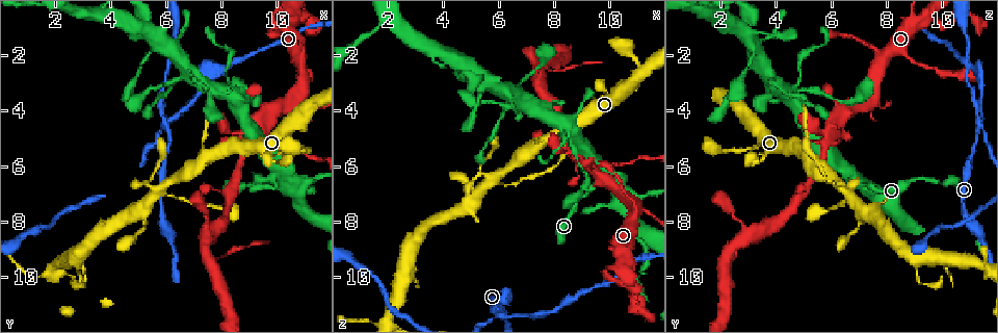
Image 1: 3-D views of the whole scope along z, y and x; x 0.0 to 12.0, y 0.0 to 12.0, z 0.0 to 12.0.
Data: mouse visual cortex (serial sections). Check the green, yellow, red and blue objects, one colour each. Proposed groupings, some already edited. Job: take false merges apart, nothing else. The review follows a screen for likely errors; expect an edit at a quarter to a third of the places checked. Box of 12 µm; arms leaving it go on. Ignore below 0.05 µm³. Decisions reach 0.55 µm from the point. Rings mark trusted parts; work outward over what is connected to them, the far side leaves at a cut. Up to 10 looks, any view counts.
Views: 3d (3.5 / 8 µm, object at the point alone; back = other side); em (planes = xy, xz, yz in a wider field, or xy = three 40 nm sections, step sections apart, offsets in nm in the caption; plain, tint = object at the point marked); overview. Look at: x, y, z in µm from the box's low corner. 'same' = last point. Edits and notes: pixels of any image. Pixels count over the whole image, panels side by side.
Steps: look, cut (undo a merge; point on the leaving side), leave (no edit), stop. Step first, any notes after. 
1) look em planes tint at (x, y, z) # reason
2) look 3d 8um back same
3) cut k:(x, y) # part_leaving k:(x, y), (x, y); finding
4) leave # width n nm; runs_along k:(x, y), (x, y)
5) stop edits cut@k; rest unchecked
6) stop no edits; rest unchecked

look 3d 3.5um at (5.9, 4.4, 11.3)

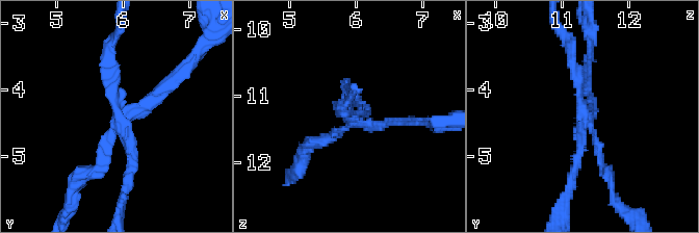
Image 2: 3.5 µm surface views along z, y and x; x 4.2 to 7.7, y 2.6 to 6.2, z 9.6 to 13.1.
look em xy step 5 tint at (5.90, 4.40, 11.35) # arms 4; arm_widths 150, 150, 150, 200 nm

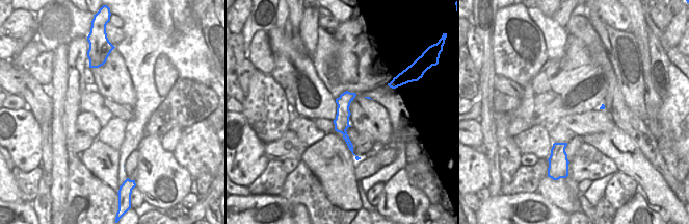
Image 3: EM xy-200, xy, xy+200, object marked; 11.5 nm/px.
cut 2:(160, 92) # width 170 nm; part_leaving 2:(124, 112), (137, 112), (198, 52); two cells meet here

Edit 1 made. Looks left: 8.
look overview

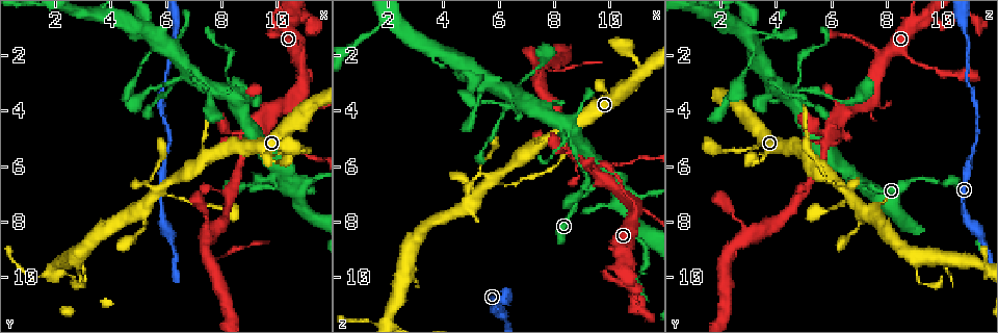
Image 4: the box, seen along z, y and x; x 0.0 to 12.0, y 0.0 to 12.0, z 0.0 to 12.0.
look 3d 3.5um at (10.0, 6.3, 6.7) # side arm on a straight run

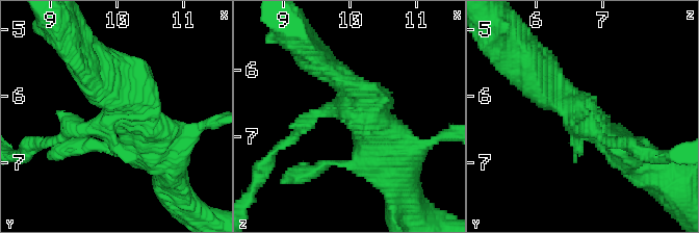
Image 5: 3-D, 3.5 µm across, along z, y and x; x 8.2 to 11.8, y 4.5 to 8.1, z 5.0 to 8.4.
look em planes tint at (10.00, 6.25, 6.60) # now the EM

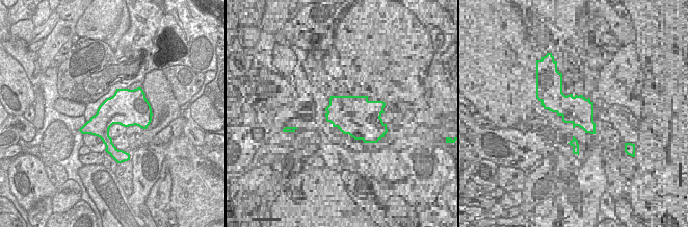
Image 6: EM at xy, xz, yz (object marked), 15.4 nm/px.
leave # width 550 nm; runs_along 5:(600, 136), (534, 69); one cell here

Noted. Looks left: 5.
look 3d 8um at (5.8, 6.9, 6.5) # abrupt turn

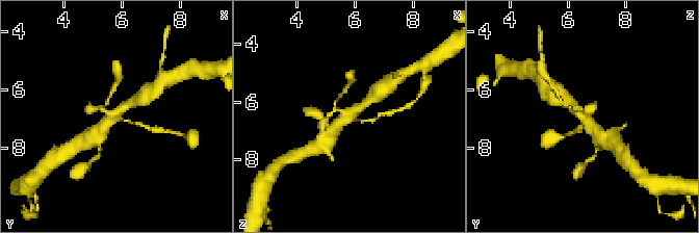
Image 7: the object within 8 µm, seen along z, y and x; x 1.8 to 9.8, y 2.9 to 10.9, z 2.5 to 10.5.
look em xy step 2 tint at (5.7, 6.9, 6.6)

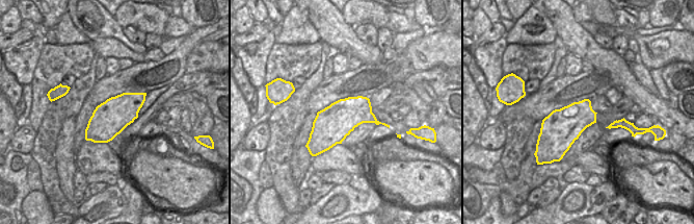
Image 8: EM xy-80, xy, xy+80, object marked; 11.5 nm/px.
leave # runs_along 7:(136, 98), (125, 104), (98, 135); all the same cell

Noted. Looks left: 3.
look 3d 3.5um at (8.5, 3.3, 4.7) # small branch off a trunk

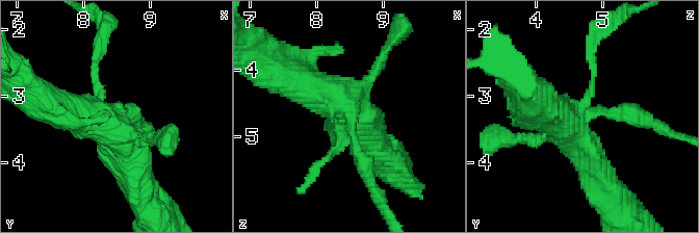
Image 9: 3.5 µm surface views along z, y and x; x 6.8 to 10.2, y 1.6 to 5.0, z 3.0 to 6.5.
look em xy step 3 tint at (8.50, 3.25, 4.70) # shape alone is not enough

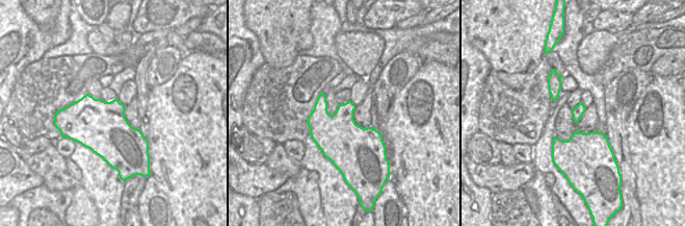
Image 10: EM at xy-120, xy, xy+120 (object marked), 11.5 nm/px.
leave # runs_along 9:(139, 185), (108, 125), (56, 106); continuous, no second cell

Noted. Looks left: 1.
stop edits cut@2; rest unchecked

